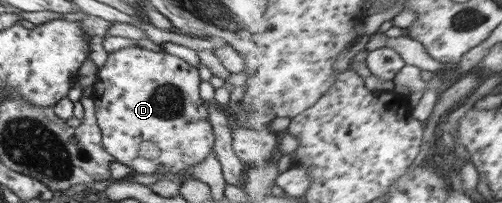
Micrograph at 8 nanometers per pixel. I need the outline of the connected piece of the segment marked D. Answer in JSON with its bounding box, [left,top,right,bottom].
[87,46,214,174]

